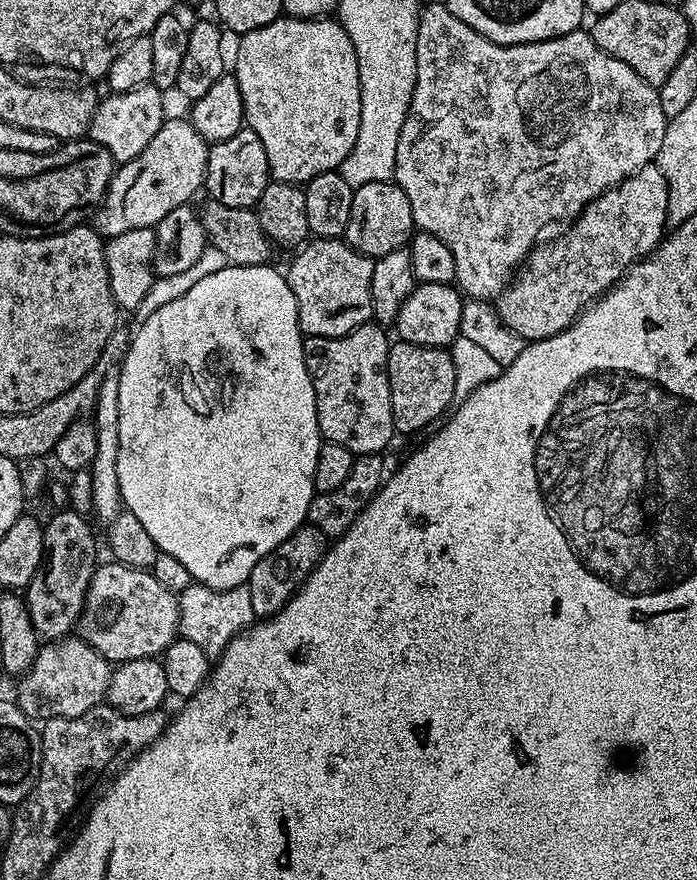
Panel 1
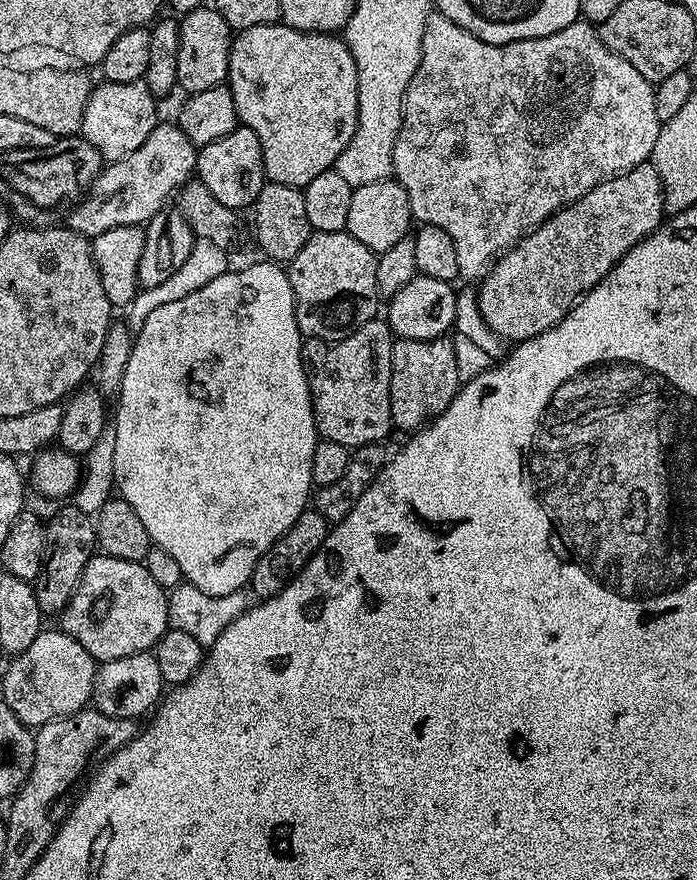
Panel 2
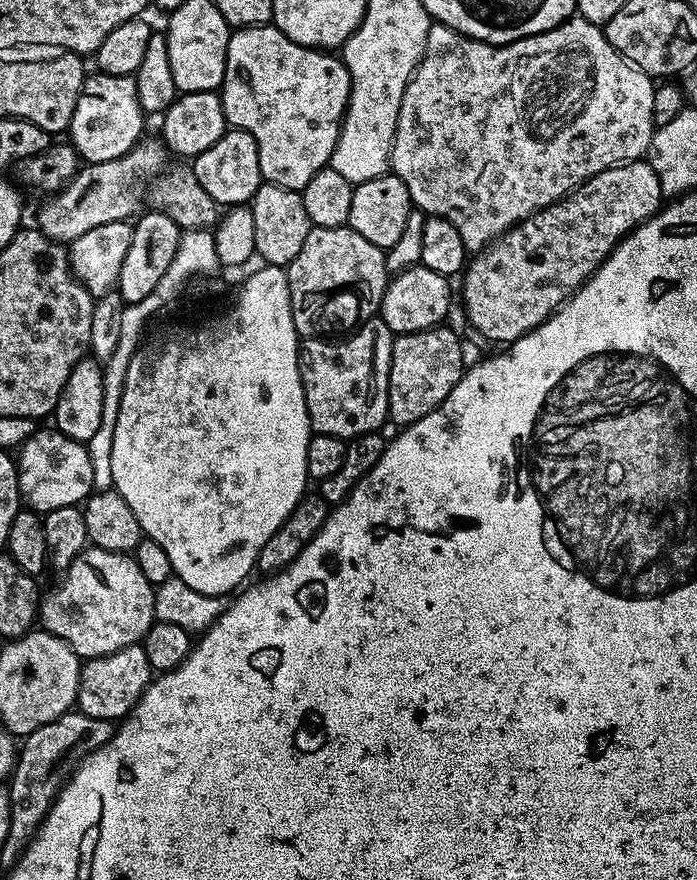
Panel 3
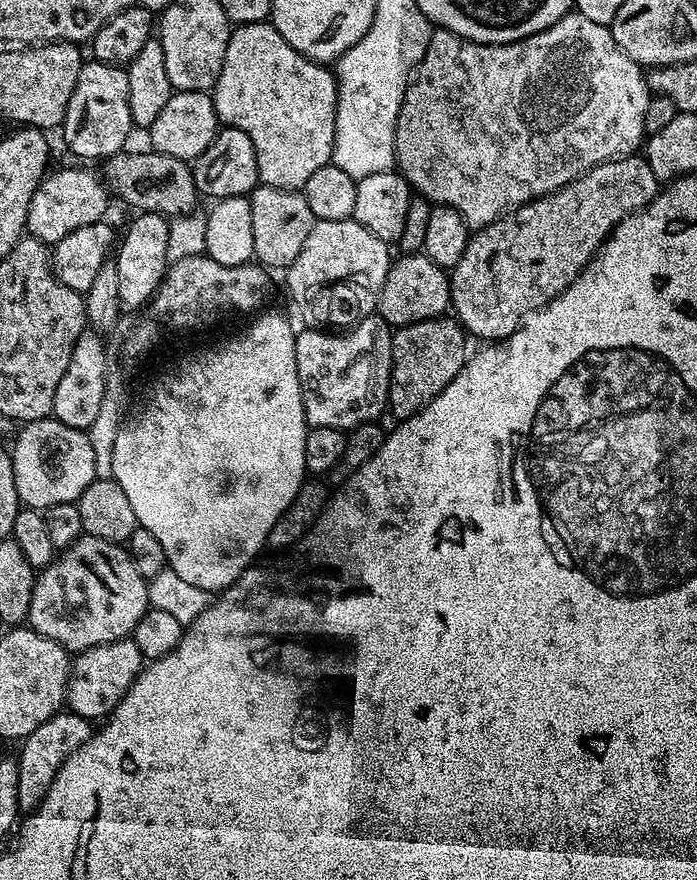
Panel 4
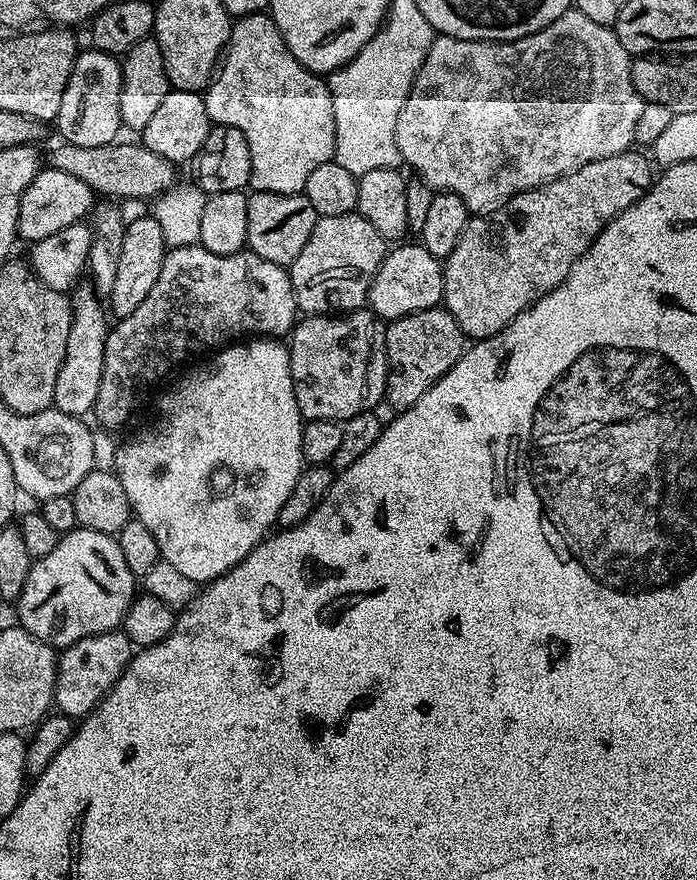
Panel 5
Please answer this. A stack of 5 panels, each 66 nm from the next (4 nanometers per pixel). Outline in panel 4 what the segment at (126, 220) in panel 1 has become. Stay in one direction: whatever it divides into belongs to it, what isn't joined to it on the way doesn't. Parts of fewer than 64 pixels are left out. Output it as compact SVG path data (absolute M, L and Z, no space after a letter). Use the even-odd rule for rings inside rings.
M80 166L84 168L60 168L49 171L44 179L40 181L40 185L36 187L36 192L32 196L32 201L28 207L28 227L27 231L36 240L41 240L43 244L49 246L57 244L62 238L66 238L66 234L71 234L74 230L78 230L78 226L90 226L94 222L104 220L106 214L104 211L108 208L108 200L110 201L110 193L101 177L91 172L91 167Z

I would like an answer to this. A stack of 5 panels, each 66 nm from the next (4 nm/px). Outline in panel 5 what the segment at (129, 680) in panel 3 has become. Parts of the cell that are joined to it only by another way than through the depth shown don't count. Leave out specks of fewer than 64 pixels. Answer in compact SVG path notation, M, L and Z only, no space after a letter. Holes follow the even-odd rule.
M123 630L82 638L63 649L56 662L54 704L59 715L73 718L89 716L100 705L106 693L116 685L133 655L134 645Z

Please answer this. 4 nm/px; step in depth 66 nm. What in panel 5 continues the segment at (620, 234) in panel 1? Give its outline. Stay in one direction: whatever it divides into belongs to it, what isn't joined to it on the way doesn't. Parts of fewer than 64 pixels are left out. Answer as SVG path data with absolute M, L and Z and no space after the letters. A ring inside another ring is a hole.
M629 150L590 162L570 174L551 180L541 188L518 194L499 208L487 214L476 214L462 230L458 246L443 261L444 299L443 307L458 322L465 337L473 341L485 340L504 331L508 324L518 318L538 298L554 290L570 274L570 270L586 254L592 240L622 210L634 206L652 187L653 165L640 150Z

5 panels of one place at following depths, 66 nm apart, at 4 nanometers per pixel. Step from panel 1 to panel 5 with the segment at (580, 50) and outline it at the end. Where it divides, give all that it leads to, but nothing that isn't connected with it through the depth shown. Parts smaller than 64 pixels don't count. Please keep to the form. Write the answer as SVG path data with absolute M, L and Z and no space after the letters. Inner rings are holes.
M575 10L563 12L557 20L550 22L550 26L517 40L503 42L459 40L453 36L437 35L422 66L416 72L416 80L406 98L406 106L402 106L402 114L398 114L396 141L401 161L405 165L409 164L416 171L413 173L419 179L425 180L436 192L458 194L458 198L466 202L469 213L487 214L498 210L507 200L518 194L541 188L543 184L570 174L590 162L622 154L633 147L634 126L637 125L638 114L642 114L646 102L638 94L638 90L634 90L632 62L633 57L624 49L622 42L609 25L593 22L590 18L586 18L586 14Z

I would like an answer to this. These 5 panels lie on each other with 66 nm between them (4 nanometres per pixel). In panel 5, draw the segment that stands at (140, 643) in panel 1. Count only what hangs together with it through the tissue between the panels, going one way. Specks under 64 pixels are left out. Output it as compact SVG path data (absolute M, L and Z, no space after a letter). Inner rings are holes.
M77 526L71 532L61 535L50 554L41 560L33 560L30 574L26 574L26 586L22 586L22 594L15 600L14 608L20 615L19 627L43 644L50 645L53 650L63 650L82 638L117 631L123 625L124 615L130 610L137 595L138 578L130 566L126 566L126 557L122 555L119 539L98 530Z

